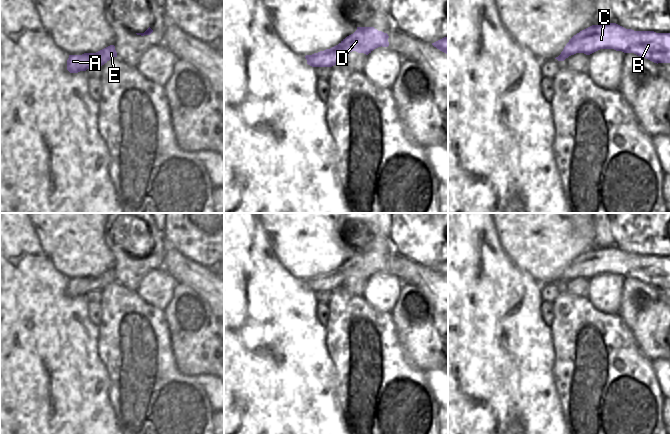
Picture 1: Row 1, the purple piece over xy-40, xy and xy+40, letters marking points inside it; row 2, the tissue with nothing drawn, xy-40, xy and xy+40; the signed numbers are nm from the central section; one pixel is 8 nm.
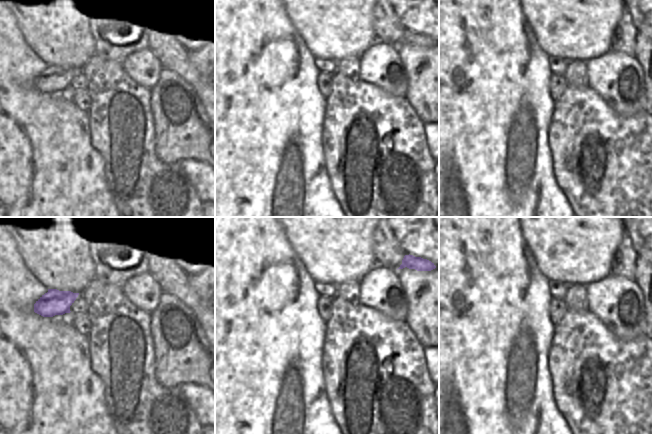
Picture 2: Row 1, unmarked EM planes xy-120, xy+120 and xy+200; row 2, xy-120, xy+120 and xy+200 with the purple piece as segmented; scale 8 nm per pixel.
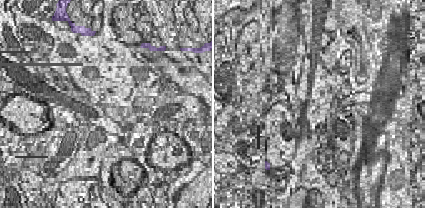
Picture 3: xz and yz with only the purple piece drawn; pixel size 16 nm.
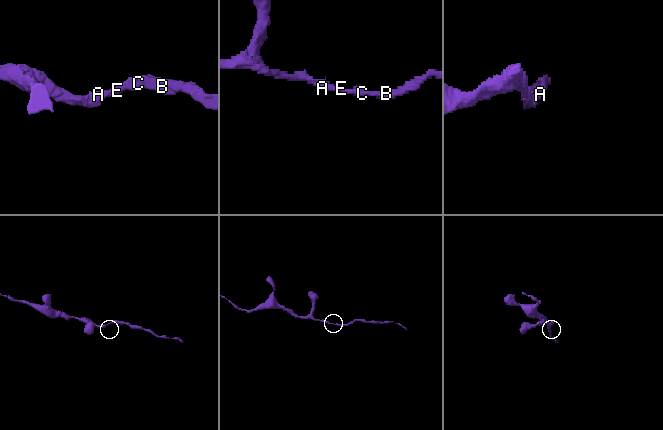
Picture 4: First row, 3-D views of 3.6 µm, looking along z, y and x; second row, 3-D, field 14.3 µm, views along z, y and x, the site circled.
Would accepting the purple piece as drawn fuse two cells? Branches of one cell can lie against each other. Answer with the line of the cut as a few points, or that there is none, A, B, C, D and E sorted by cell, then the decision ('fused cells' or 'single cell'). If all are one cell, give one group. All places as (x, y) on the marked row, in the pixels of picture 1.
no cut; A B C D E; single cell

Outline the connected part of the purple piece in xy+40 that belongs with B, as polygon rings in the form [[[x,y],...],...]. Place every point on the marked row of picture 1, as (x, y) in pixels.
[[[616,23],[592,25],[574,35],[556,57],[564,61],[576,53],[590,55],[600,49],[634,53],[654,63],[670,63],[670,33],[634,31]]]

